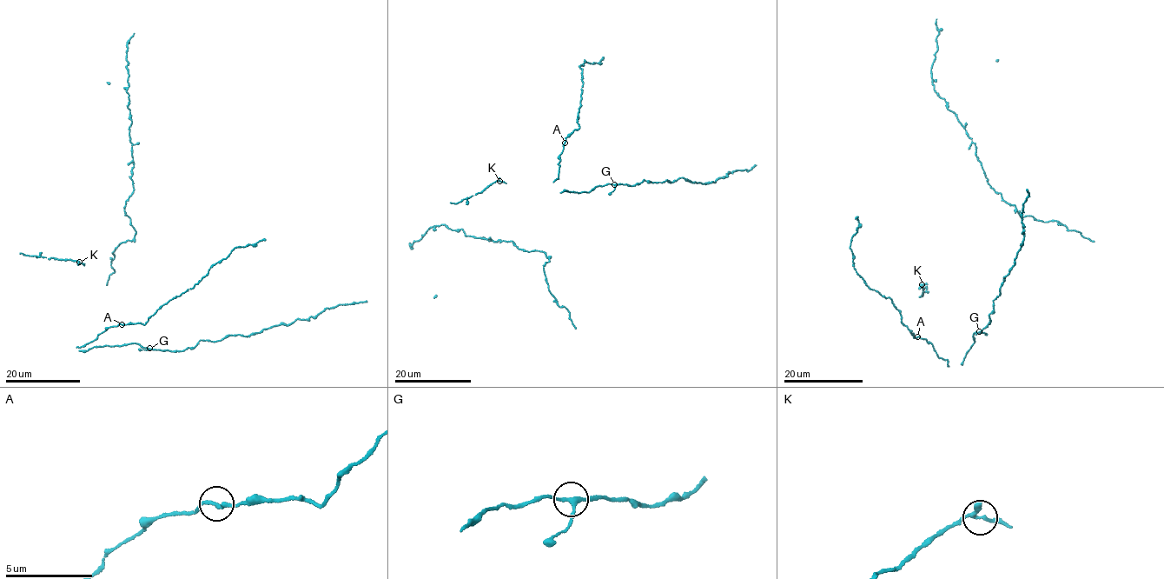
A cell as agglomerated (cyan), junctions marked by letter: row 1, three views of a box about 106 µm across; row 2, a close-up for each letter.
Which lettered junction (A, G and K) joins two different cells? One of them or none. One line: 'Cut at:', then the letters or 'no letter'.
Cut at: no letter

